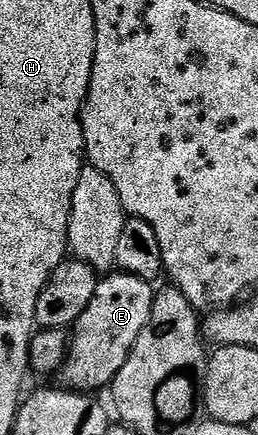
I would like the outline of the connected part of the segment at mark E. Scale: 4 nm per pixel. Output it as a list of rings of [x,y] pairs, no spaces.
[[[127,271],[99,278],[88,309],[72,325],[70,353],[60,372],[69,390],[98,393],[101,387],[113,384],[116,373],[128,361],[128,353],[132,353],[132,345],[136,345],[136,337],[140,337],[144,325],[148,325],[148,317],[152,317],[155,290],[151,280],[129,275]]]

